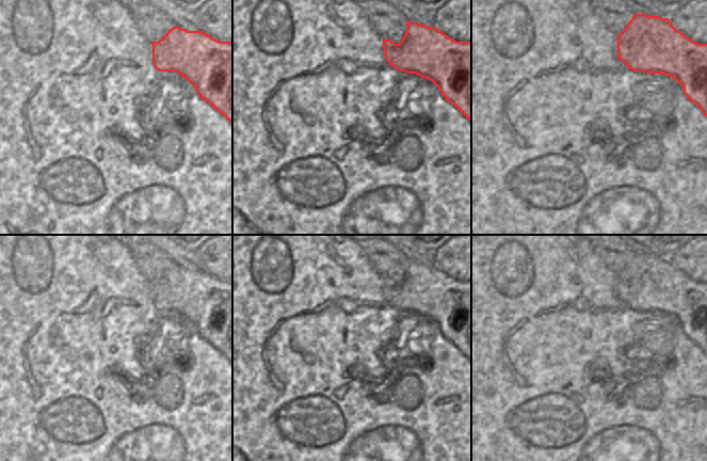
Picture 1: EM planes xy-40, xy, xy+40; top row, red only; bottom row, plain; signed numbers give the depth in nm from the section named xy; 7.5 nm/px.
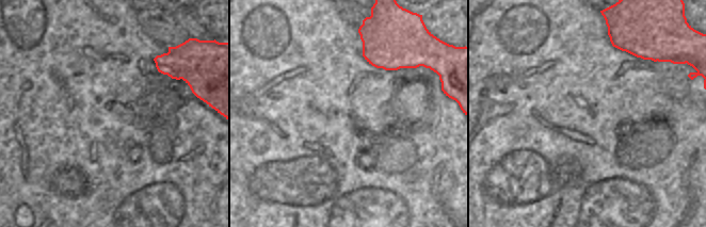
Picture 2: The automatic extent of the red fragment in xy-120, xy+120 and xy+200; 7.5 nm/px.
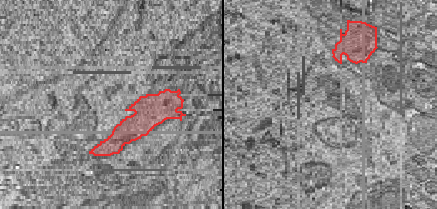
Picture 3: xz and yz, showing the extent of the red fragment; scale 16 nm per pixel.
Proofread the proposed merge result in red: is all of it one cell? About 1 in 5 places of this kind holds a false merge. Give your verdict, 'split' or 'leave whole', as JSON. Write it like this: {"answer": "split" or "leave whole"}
{"answer": "leave whole"}

